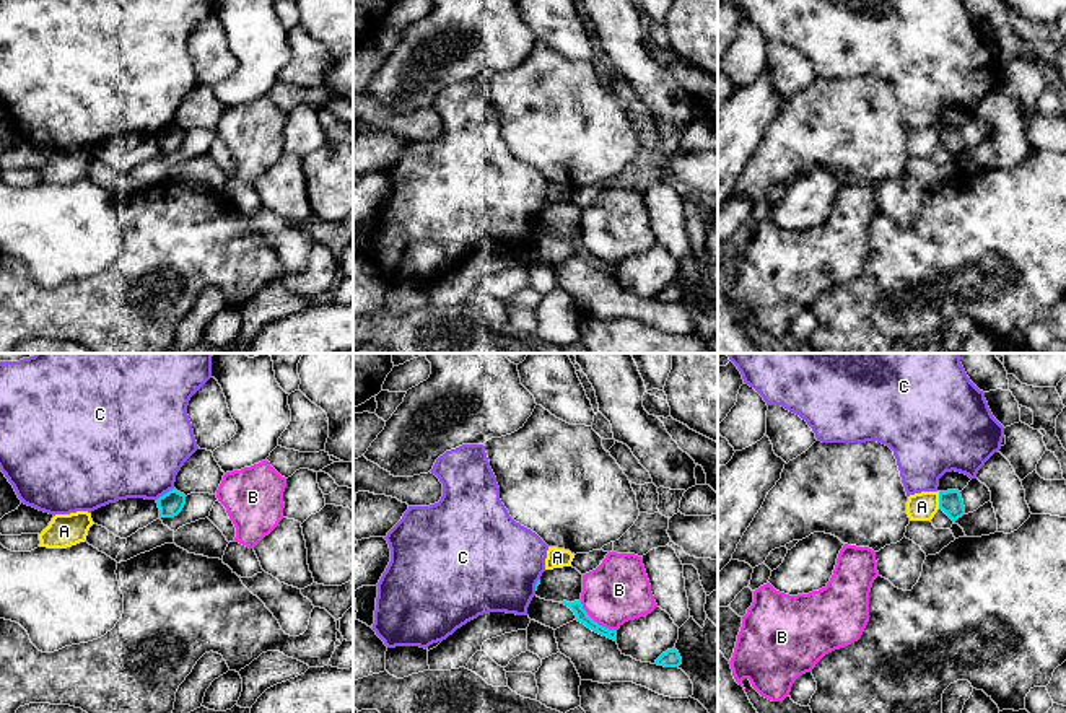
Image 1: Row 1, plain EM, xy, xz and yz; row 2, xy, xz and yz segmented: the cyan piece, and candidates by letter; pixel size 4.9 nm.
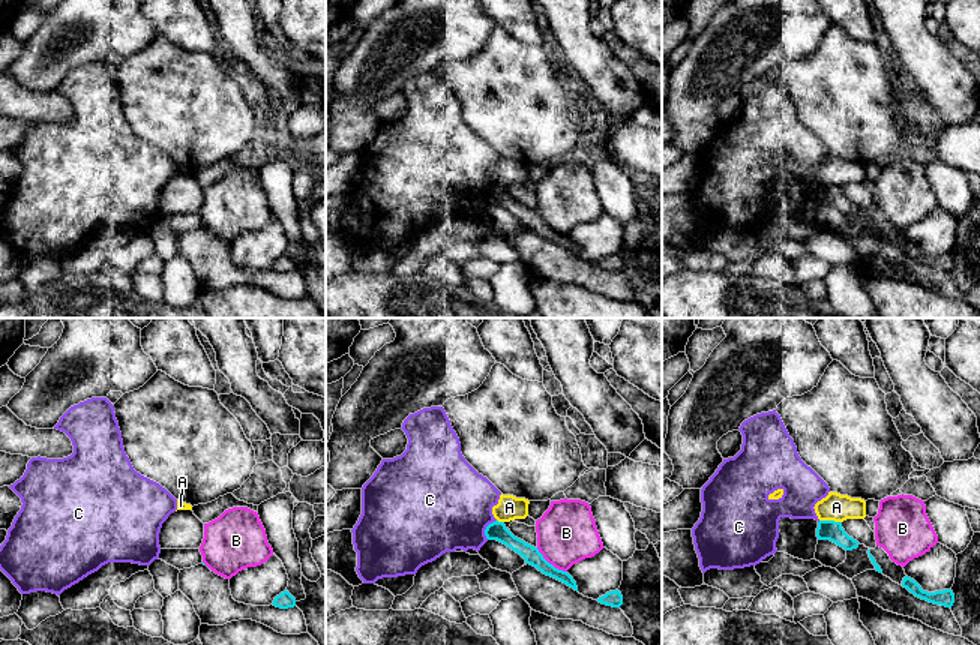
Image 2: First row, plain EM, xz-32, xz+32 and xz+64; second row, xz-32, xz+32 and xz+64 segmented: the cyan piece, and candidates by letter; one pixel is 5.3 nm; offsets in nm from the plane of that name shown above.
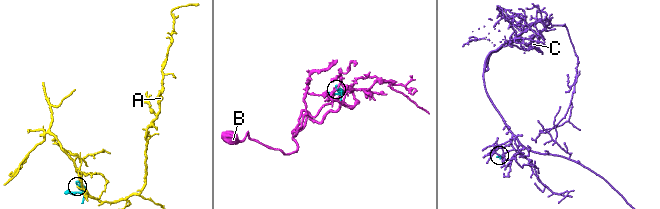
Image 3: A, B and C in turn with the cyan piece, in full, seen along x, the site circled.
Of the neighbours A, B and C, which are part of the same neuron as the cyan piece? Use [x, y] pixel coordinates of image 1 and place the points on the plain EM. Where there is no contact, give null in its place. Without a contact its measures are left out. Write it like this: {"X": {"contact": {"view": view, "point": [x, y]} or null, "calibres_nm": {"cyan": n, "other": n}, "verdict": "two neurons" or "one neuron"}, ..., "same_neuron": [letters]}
{"A": {"contact": {"view": "yz", "point": [939, 135]}, "calibres_nm": {"cyan": 120, "other": 140}, "verdict": "two neurons"}, "B": {"contact": {"view": "xz", "point": [596, 258]}, "calibres_nm": {"cyan": 60, "other": 300}, "verdict": "two neurons"}, "C": {"contact": {"view": "xy", "point": [165, 129]}, "calibres_nm": {"cyan": 120, "other": 460}, "verdict": "two neurons"}, "same_neuron": []}

